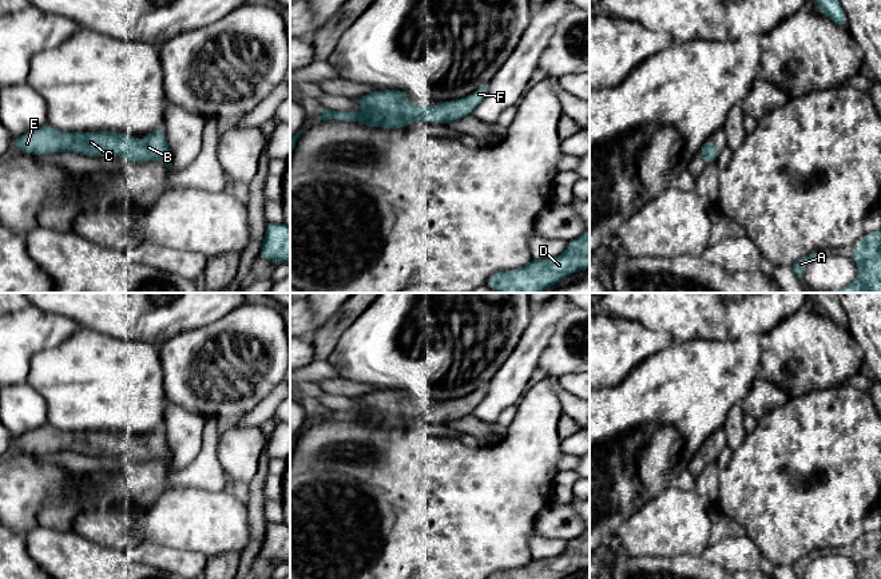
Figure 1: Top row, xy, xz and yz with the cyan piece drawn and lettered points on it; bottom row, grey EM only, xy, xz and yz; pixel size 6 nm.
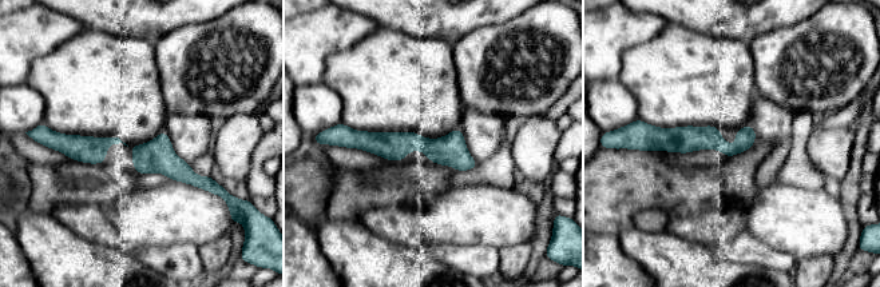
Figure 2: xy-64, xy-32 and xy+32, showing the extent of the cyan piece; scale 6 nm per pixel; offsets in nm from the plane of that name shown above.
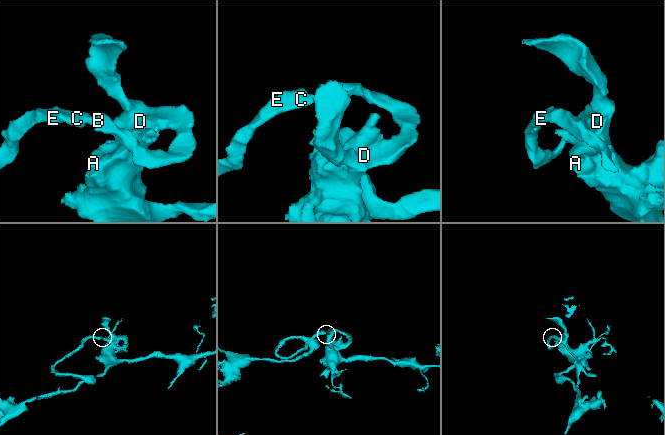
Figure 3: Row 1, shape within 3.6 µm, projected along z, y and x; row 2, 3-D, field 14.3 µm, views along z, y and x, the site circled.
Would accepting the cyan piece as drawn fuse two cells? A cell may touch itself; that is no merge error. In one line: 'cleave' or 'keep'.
keep

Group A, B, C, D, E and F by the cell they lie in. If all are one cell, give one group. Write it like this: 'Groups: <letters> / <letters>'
Groups: A B C D E F

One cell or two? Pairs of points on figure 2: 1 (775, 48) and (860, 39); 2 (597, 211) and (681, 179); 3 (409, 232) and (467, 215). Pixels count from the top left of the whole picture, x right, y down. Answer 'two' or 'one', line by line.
1: one
2: one
3: two

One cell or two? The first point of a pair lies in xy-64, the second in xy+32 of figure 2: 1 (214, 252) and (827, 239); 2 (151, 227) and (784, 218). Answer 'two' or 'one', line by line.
1: two
2: one

